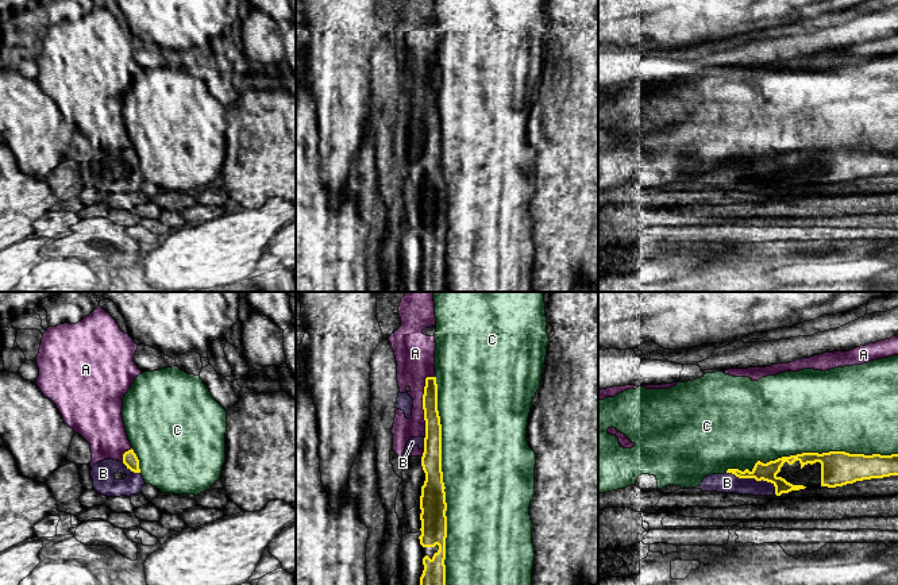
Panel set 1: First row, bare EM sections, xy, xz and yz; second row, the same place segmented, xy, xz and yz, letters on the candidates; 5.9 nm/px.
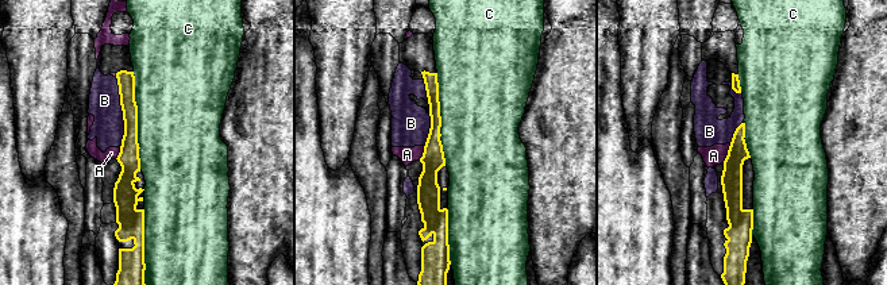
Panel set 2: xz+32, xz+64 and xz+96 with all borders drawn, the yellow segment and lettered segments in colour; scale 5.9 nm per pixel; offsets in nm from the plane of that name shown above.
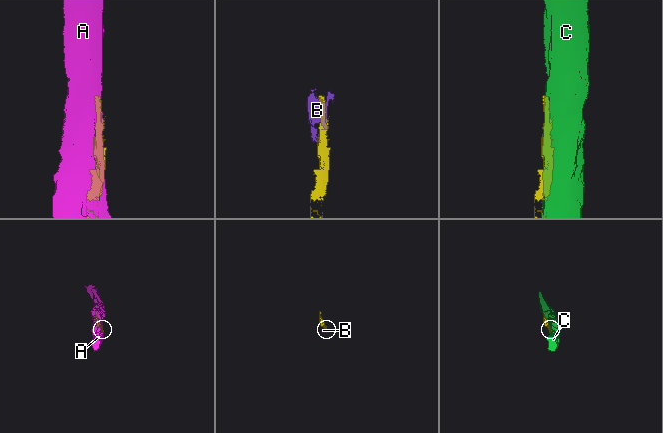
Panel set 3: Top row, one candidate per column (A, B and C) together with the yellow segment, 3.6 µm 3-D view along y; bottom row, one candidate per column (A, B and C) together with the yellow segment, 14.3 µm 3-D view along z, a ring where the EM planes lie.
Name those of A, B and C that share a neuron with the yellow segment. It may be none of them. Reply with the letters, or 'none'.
B

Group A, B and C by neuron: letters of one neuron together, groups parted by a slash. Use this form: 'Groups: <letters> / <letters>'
Groups: A / B / C

